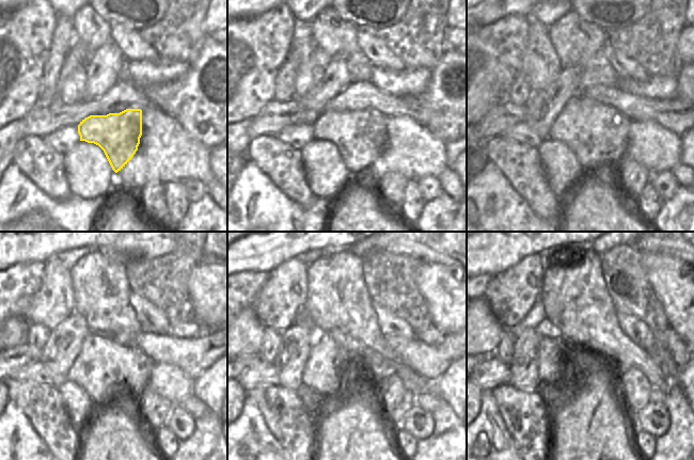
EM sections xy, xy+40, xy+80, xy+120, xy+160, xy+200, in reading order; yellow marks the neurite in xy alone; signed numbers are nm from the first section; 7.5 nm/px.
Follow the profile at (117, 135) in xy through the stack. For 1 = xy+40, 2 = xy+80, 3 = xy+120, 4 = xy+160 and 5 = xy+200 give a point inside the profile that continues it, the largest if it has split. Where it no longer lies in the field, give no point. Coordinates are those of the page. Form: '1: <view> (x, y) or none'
1: xy+40 (360, 136)
2: xy+80 (597, 133)
3: xy+120 (104, 364)
4: xy+160 (322, 373)
5: xy+200 (550, 367)

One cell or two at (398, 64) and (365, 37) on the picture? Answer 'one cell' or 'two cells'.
one cell

